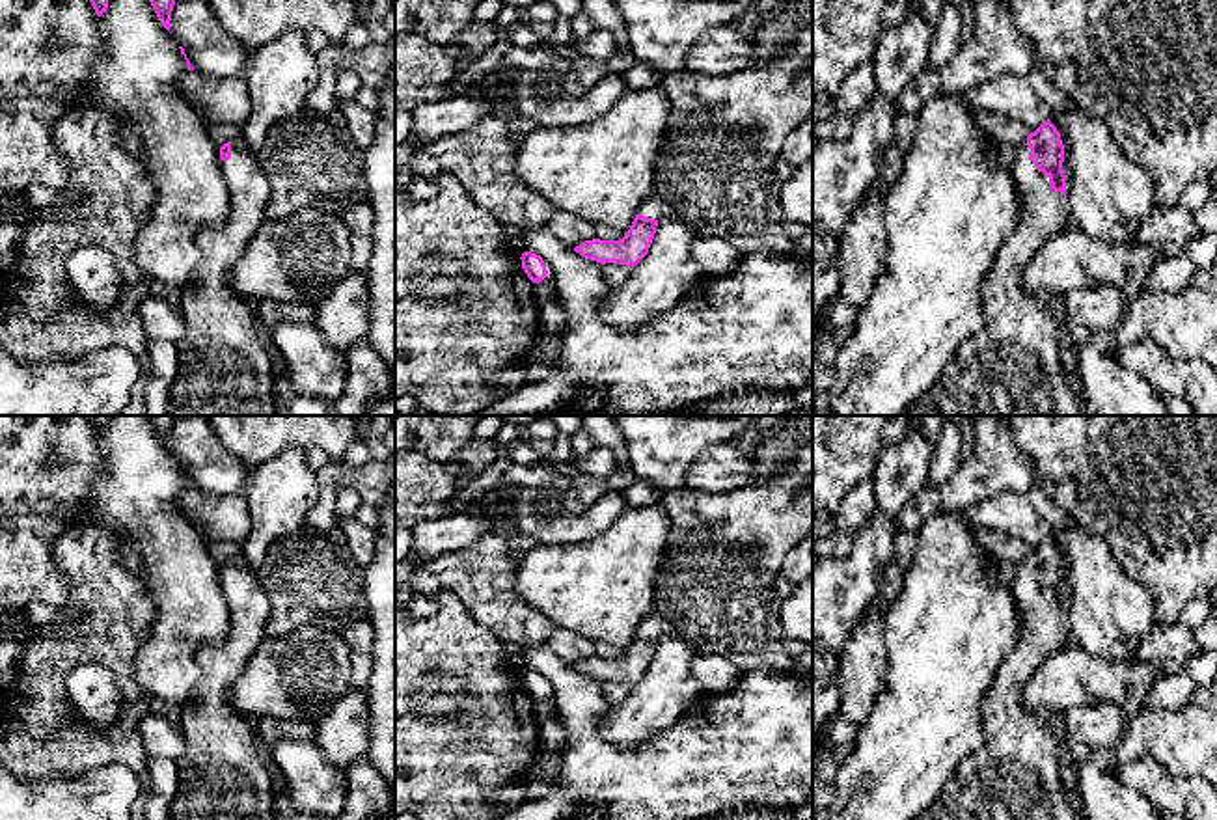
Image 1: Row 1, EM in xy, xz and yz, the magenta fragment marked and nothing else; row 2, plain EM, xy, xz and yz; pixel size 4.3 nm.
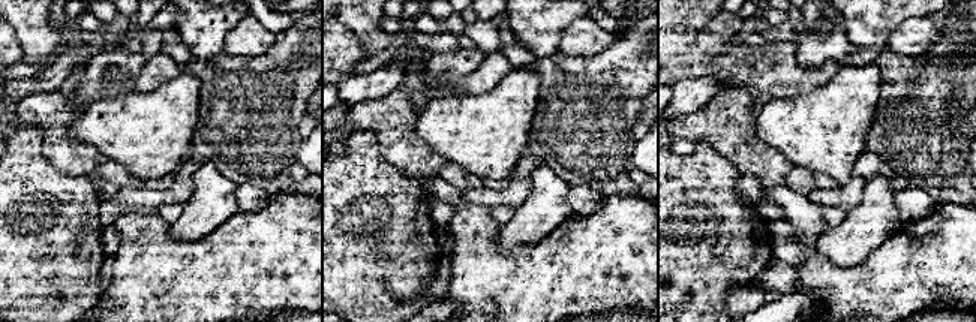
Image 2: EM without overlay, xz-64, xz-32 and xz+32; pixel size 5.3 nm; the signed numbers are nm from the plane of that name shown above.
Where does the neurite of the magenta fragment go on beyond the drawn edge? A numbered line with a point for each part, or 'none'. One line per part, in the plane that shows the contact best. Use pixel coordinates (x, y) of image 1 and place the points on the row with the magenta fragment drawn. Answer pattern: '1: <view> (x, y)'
1: yz (1012, 366)

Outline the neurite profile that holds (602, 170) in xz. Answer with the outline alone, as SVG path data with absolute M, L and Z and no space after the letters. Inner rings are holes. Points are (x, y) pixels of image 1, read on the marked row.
M658 86L626 89L606 114L585 123L524 127L516 144L514 171L559 211L626 233L639 207L652 196L669 110L671 102Z

